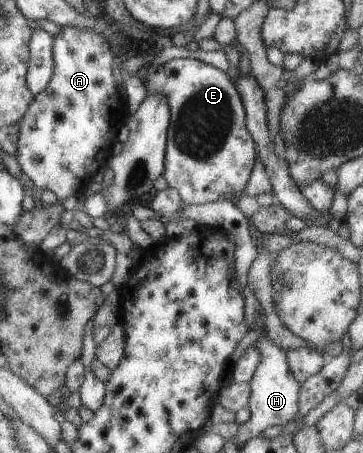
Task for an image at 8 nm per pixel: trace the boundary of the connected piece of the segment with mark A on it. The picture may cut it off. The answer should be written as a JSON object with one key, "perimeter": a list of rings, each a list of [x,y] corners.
{"perimeter":[[[62,27],[61,32],[54,36],[52,51],[54,73],[50,83],[42,93],[34,96],[28,111],[18,121],[20,137],[16,156],[21,171],[28,175],[39,190],[50,189],[57,195],[58,201],[69,205],[81,200],[94,175],[103,170],[113,156],[112,147],[117,142],[118,130],[126,124],[128,111],[125,98],[116,91],[113,51],[102,35],[92,29]]]}

